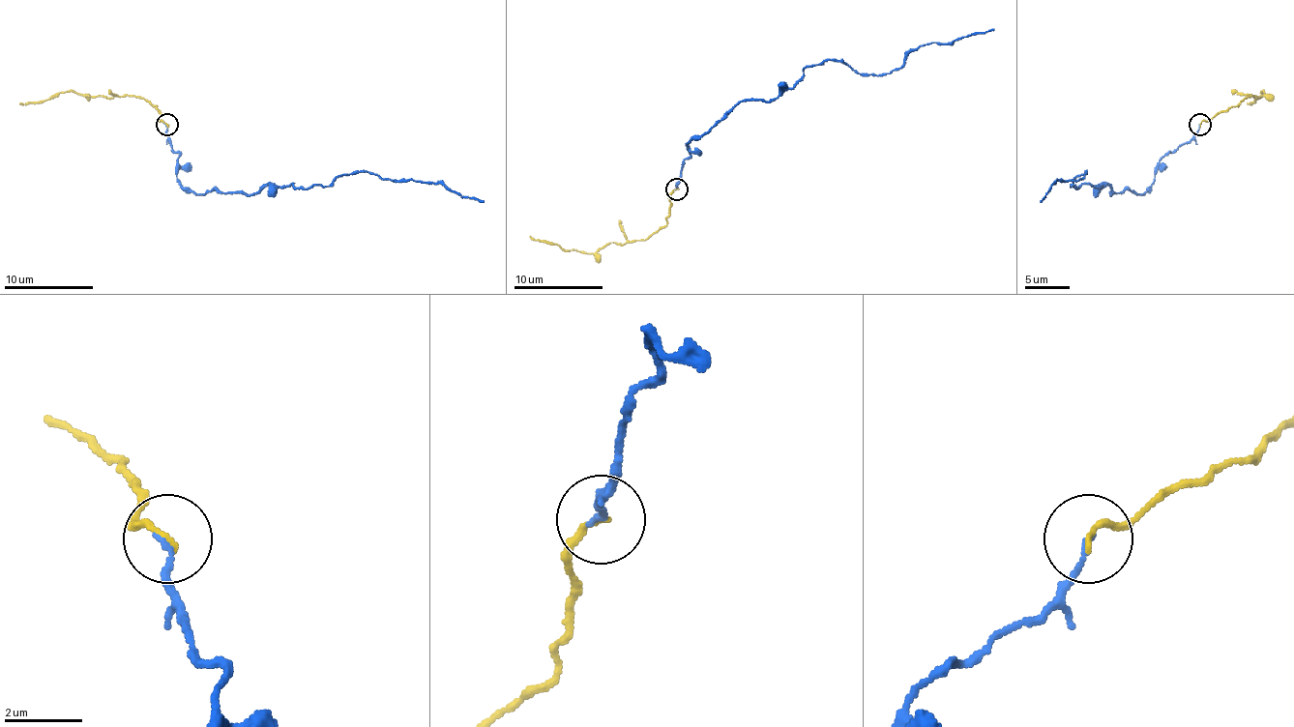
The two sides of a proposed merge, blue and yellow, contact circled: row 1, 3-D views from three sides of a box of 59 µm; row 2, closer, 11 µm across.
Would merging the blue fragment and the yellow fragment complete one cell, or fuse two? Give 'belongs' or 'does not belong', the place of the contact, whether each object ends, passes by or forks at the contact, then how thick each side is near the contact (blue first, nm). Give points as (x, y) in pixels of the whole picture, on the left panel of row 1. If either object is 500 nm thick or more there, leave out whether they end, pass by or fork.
belongs; at (166, 124); blue ends there; yellow ends there; 150 nm thick on the blue side, 150 nm on the other

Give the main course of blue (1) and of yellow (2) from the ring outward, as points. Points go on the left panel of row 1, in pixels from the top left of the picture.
1: (164, 124), (180, 155), (176, 179), (198, 194), (253, 194), (373, 172), (394, 181), (443, 184), (483, 201)
2: (167, 124), (161, 121), (156, 107), (133, 95), (98, 97), (56, 92), (43, 101), (20, 103)

